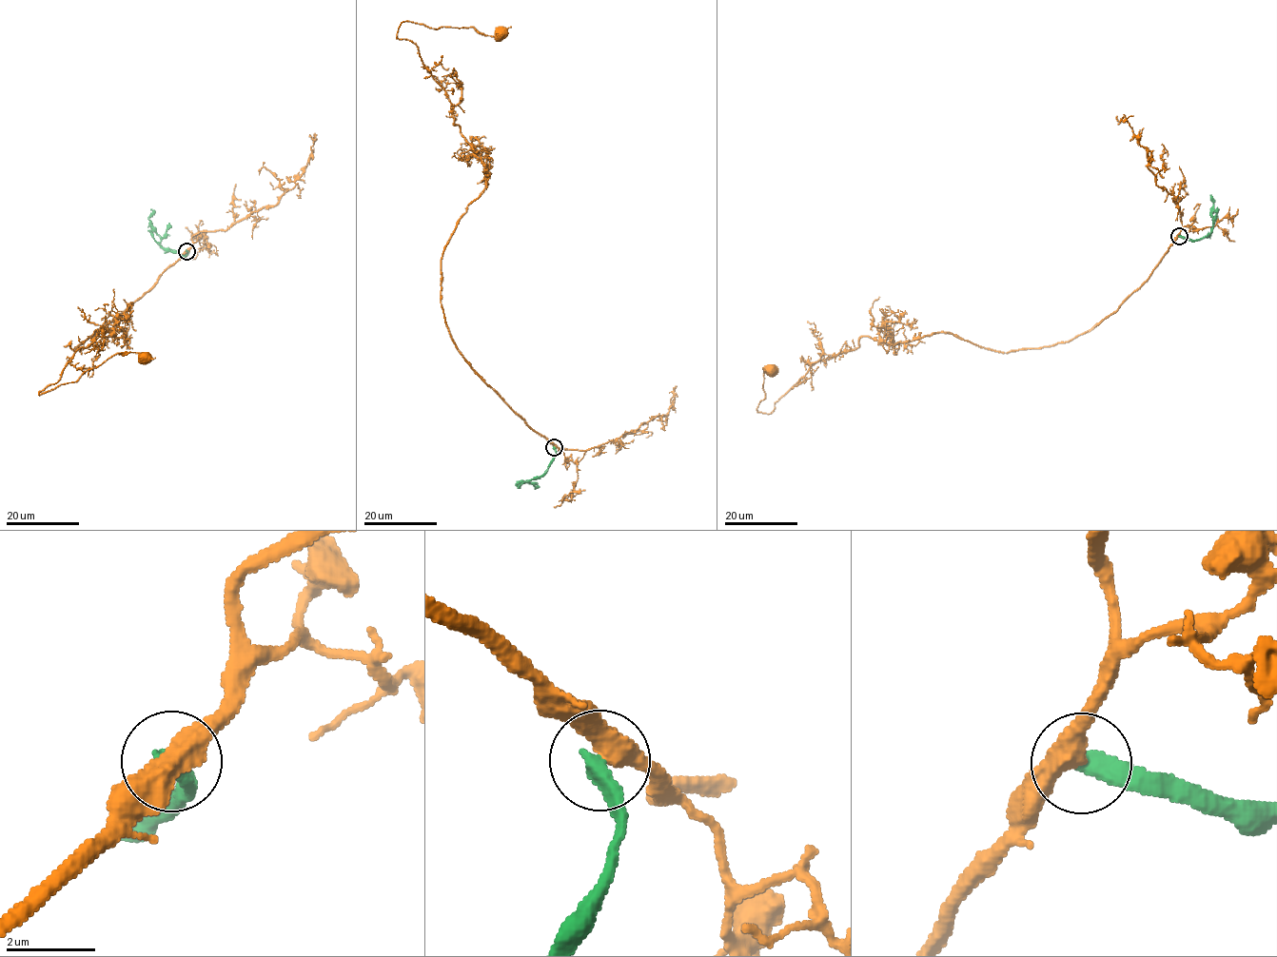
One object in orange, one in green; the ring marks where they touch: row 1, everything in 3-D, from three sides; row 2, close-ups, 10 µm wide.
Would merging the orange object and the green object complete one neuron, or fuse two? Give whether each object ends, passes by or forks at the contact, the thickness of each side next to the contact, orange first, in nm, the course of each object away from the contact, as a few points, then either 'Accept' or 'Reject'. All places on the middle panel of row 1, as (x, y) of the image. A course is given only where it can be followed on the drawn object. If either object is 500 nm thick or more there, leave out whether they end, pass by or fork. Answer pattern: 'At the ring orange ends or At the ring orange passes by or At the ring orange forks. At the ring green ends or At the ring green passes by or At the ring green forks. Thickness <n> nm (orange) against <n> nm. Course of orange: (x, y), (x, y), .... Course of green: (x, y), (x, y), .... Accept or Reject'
At the ring orange passes by. At the ring green ends. Thickness 480 nm (orange) against 420 nm. Course of orange: (554, 447), (451, 337), (441, 257), (485, 186), (485, 164), (418, 48), (397, 33), (405, 21), (500, 33). Course of green: (554, 447), (556, 455), (541, 475), (528, 482), (518, 483). Reject

